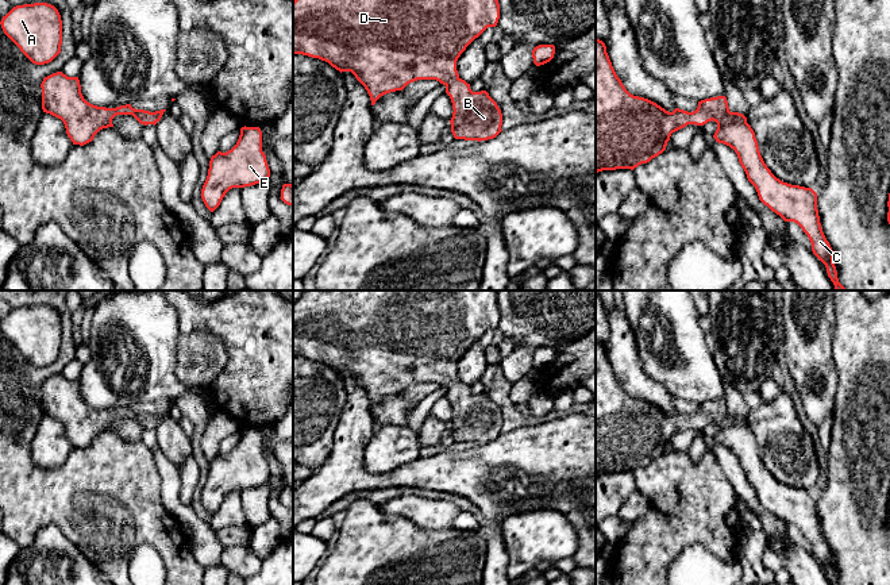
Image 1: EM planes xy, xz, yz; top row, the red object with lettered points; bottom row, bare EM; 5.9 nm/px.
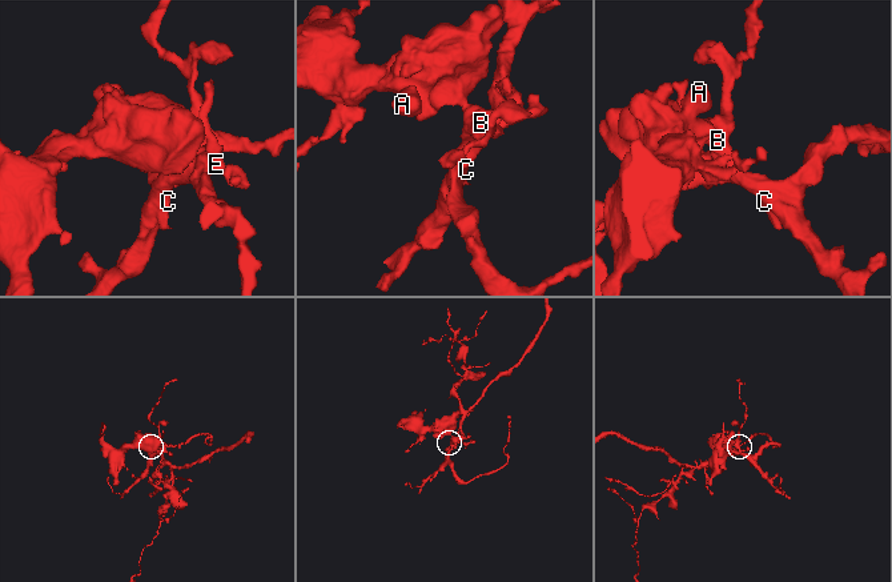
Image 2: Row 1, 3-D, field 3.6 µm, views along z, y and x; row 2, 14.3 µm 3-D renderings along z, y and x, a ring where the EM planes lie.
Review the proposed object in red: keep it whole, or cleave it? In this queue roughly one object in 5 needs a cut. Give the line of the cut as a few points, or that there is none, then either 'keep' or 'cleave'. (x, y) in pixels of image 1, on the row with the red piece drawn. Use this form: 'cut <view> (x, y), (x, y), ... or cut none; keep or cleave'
cut none; keep

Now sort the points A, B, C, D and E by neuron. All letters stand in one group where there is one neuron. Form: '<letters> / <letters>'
A B C D E

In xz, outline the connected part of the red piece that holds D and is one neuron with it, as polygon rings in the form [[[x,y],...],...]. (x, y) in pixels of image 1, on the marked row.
[[[294,0],[293,55],[303,54],[328,62],[342,72],[351,72],[367,91],[371,105],[390,92],[402,91],[417,80],[436,80],[446,86],[452,103],[451,132],[455,139],[488,141],[502,130],[502,113],[486,91],[473,92],[462,80],[456,61],[466,47],[500,19],[498,0]]]

